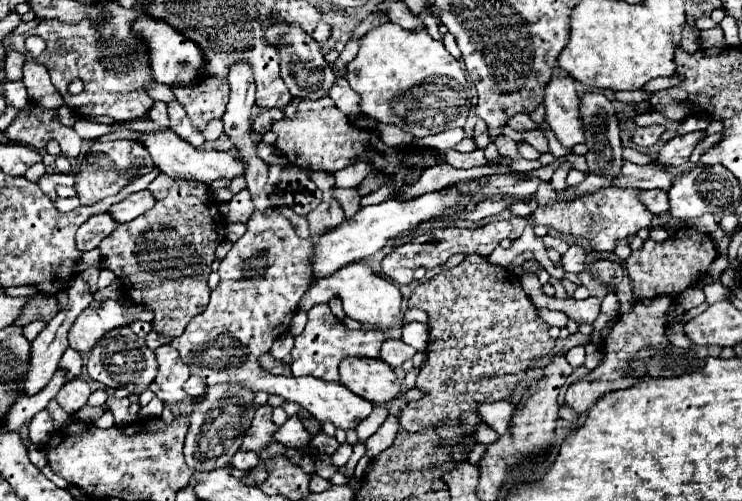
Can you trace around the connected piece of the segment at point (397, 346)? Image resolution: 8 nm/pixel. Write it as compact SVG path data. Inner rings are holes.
M388 339L384 341L382 349L380 349L380 359L386 361L390 367L400 367L404 361L412 359L416 353L416 349L412 349L410 345L398 341L398 339Z

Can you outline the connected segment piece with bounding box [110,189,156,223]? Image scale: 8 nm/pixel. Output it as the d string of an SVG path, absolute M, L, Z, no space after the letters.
M144 189L144 191L138 191L138 193L128 195L120 203L112 205L110 207L110 213L112 213L112 217L116 217L118 223L128 223L128 221L136 219L138 215L150 211L154 207L154 203L156 203L154 195L148 189Z

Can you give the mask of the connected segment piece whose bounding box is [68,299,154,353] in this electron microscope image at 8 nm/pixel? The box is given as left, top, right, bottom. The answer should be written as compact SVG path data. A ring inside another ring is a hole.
M120 299L90 303L68 331L68 343L80 353L90 353L94 345L110 331L130 325L132 319L152 321L154 313L142 305L126 305Z

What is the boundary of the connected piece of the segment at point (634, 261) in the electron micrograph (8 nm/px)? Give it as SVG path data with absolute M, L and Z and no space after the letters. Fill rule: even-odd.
M692 233L688 237L670 237L664 243L654 243L646 239L642 249L632 251L626 259L626 271L632 283L632 293L642 299L652 299L660 293L682 293L696 283L698 273L706 273L708 265L716 259L716 249L712 237L706 233Z

